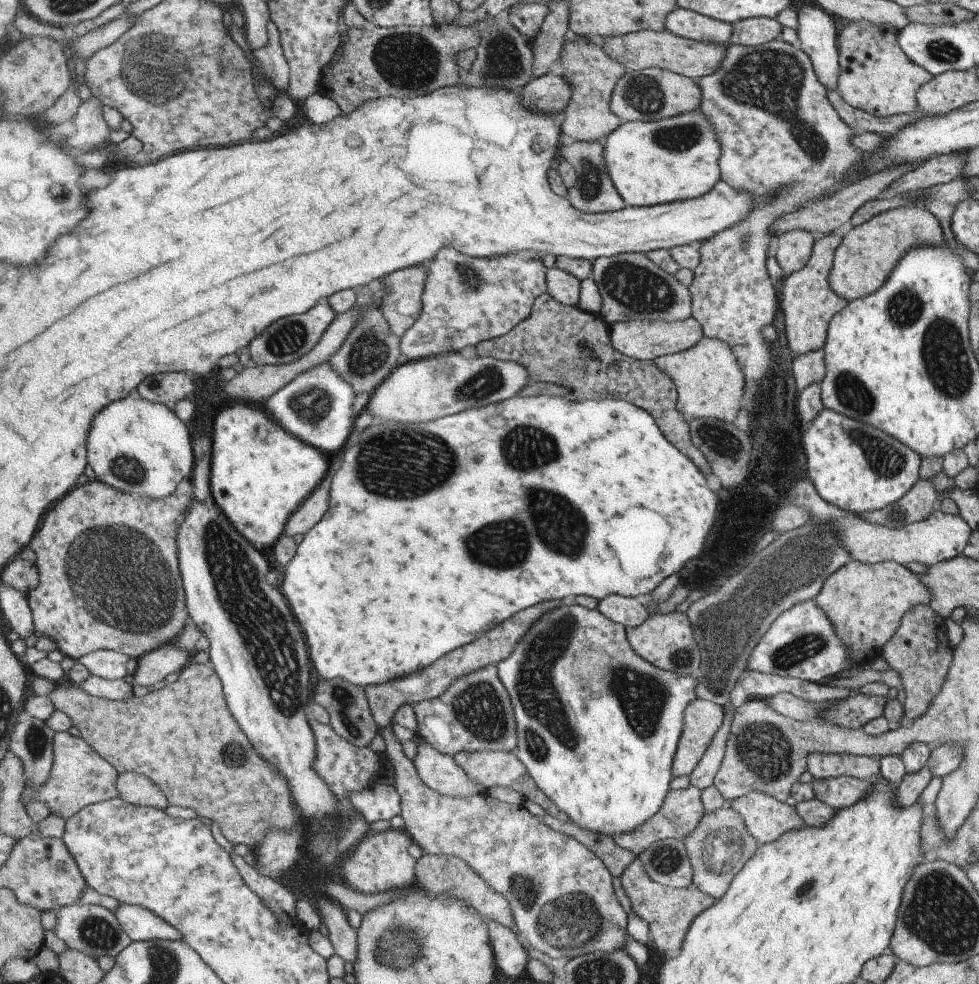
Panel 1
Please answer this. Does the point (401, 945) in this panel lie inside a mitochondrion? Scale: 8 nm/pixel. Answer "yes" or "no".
yes

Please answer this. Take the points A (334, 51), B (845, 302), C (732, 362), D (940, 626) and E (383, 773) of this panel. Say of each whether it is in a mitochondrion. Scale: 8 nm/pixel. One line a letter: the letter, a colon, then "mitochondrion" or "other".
A: other
B: other
C: other
D: other
E: other

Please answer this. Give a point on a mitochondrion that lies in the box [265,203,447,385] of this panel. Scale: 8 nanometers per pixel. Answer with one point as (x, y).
(371, 351)

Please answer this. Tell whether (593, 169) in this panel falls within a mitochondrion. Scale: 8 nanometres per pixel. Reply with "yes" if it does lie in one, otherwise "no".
yes

